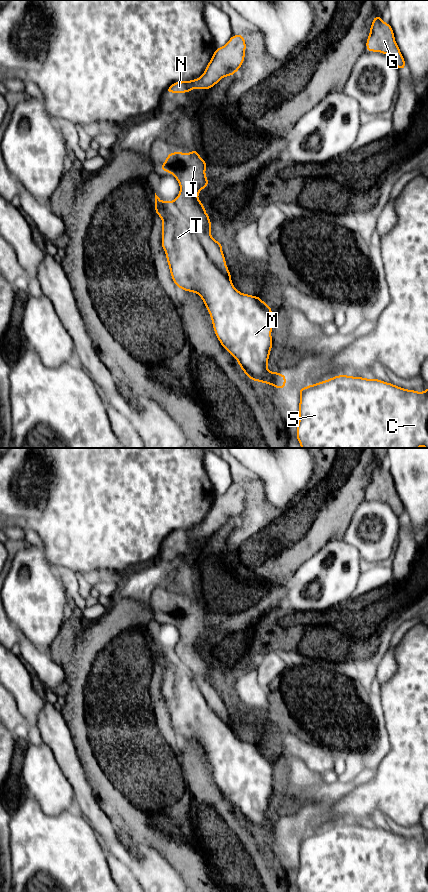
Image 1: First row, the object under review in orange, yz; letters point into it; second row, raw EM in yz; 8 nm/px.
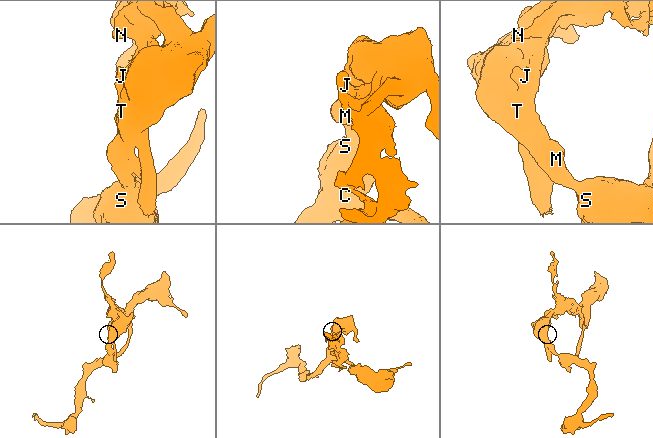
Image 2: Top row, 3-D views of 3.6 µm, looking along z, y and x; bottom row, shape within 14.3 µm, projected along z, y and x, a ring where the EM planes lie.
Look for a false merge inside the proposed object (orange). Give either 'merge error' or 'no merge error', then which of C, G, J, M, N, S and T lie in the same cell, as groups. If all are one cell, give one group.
merge error; groups C M S T / G J N

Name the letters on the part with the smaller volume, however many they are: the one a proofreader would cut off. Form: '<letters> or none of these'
G, J, N

